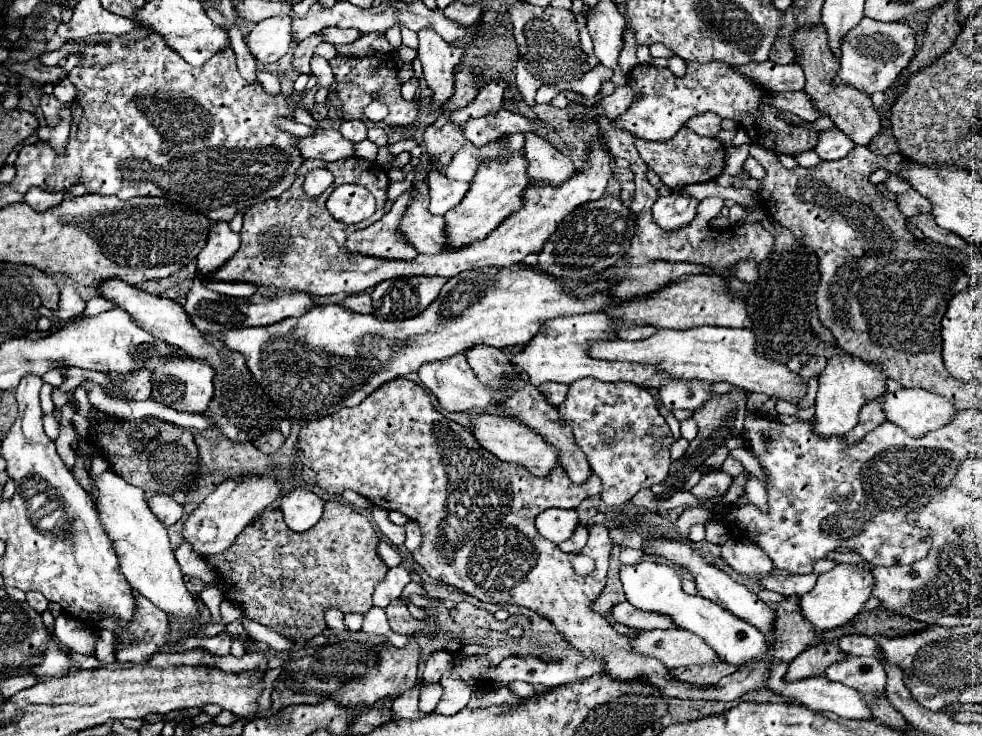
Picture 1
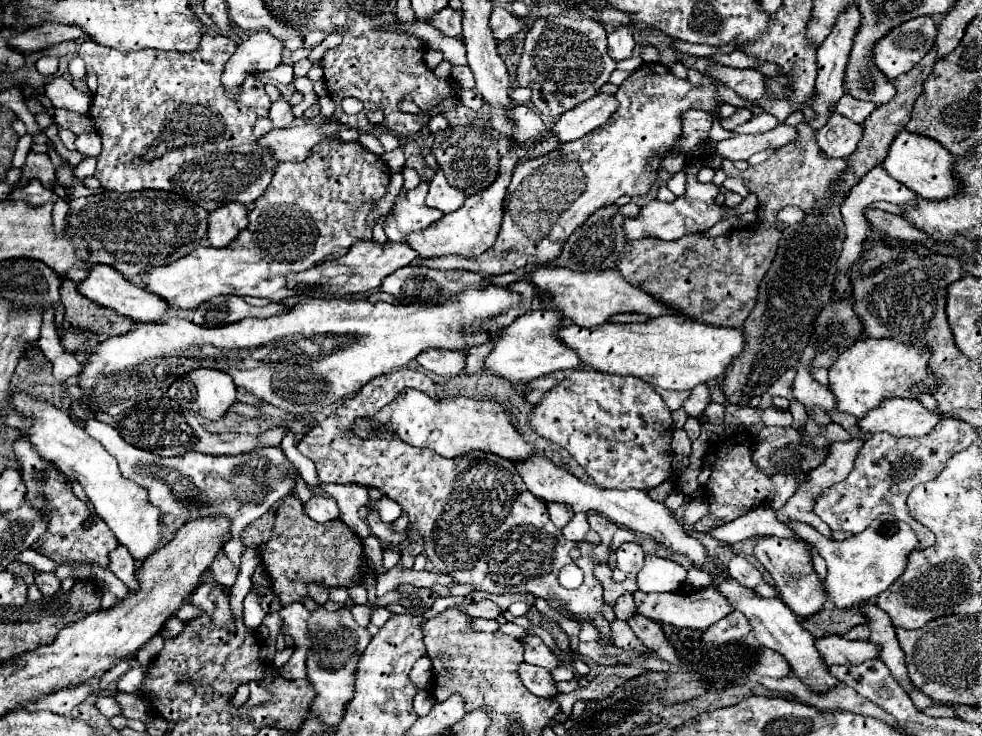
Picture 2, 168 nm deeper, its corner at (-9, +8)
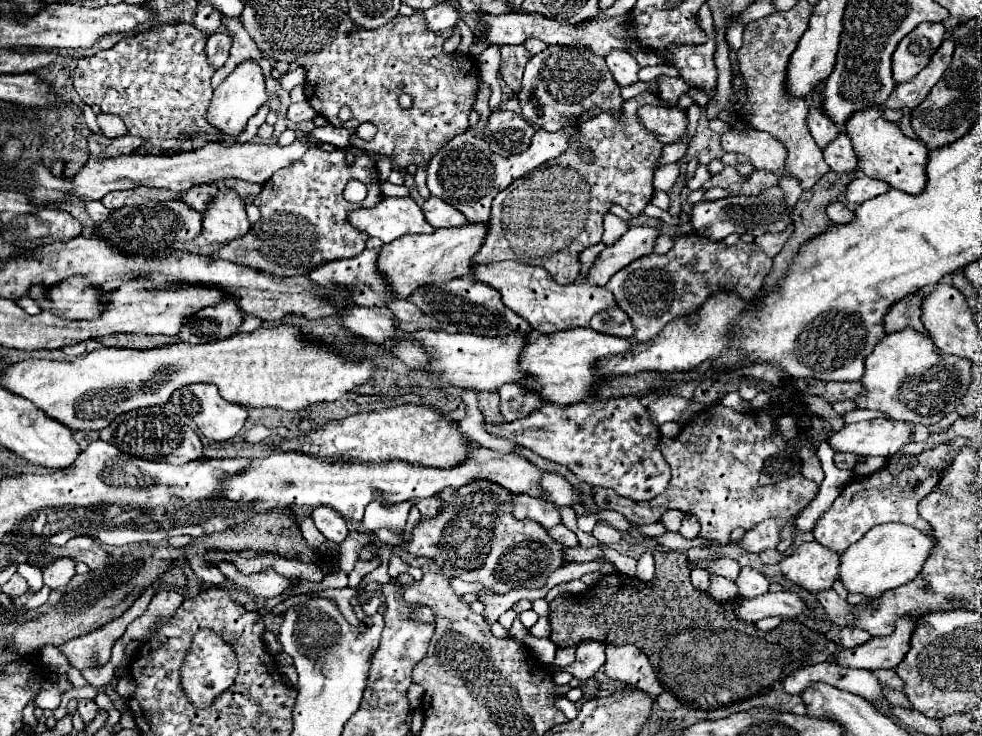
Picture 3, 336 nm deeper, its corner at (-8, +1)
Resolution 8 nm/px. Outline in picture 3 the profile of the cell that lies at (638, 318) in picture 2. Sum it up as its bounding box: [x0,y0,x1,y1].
[589,307,633,339]

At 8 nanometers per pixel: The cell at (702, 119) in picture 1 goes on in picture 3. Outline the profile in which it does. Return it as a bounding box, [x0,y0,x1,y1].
[637,105,687,143]

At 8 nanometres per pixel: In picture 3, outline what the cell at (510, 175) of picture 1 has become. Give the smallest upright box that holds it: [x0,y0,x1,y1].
[377,223,487,301]

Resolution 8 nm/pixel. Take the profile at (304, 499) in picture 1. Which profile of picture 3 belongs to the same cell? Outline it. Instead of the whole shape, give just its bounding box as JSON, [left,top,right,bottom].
[313,507,347,543]

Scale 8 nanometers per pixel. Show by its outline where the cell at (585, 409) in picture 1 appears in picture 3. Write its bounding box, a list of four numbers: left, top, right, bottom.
[485,397,671,501]

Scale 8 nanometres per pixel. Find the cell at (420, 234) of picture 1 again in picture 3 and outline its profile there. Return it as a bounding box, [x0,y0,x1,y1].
[347,197,435,243]

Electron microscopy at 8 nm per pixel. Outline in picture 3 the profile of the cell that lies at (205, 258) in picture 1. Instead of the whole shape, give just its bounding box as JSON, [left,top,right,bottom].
[203,191,251,243]

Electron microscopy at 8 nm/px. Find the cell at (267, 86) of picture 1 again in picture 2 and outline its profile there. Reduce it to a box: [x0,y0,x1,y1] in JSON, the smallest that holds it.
[270,96,296,128]

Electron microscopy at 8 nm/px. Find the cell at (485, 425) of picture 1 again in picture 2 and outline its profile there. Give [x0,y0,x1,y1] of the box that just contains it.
[352,390,536,462]

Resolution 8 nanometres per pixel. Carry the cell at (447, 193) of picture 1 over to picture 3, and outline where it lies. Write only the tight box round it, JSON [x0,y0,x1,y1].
[423,197,465,229]

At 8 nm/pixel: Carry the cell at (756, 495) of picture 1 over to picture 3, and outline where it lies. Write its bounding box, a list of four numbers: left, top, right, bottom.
[839,523,935,599]

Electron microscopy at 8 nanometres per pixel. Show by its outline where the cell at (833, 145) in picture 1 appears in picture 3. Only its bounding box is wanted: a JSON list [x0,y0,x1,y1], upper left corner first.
[823,133,857,175]

